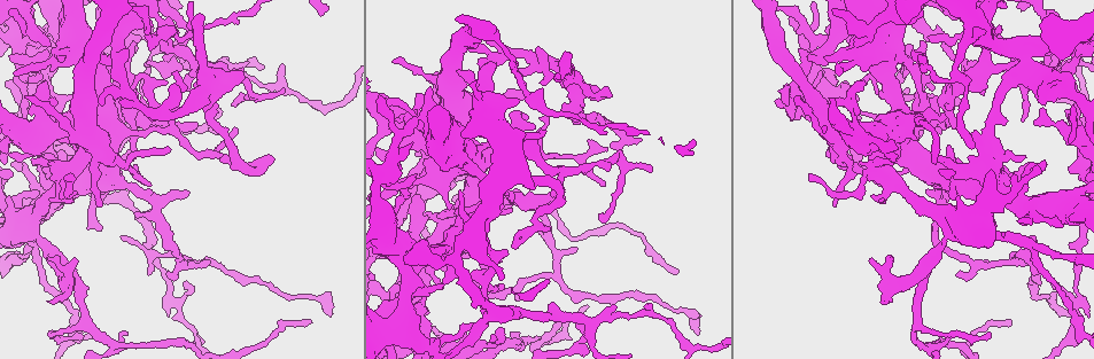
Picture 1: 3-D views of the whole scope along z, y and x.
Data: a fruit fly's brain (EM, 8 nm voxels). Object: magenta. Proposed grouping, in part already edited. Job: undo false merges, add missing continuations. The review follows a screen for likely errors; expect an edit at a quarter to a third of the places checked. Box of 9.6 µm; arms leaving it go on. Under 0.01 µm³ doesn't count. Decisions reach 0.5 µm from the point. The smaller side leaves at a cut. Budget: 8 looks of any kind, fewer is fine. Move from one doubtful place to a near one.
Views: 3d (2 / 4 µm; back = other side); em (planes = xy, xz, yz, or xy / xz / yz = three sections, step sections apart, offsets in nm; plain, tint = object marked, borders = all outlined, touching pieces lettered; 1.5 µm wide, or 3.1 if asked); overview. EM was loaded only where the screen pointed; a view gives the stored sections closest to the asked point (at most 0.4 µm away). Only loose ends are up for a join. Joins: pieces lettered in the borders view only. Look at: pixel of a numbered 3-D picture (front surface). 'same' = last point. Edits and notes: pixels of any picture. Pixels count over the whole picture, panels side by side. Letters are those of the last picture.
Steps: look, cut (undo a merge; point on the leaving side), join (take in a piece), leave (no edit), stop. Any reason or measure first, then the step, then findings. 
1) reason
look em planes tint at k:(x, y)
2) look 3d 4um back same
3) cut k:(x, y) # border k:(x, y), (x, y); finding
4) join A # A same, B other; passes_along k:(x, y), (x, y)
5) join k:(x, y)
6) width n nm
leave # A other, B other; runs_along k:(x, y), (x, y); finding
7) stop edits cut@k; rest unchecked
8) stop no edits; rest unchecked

branch stops here
look 3d 4um at 1:(920, 134)

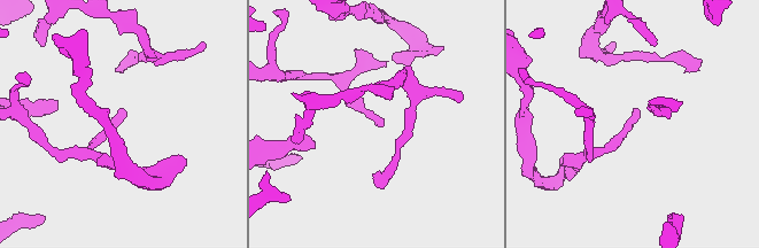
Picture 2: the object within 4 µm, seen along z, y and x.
need the tissue
look em xy step 8 borders at 2:(382, 125)

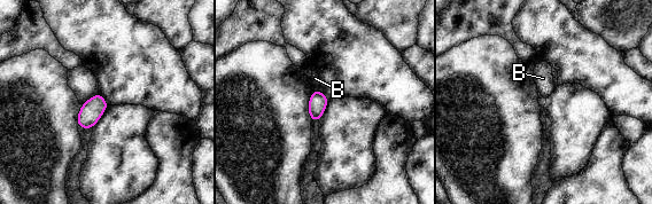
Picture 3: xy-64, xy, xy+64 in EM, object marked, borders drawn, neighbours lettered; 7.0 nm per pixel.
look em planes borders same

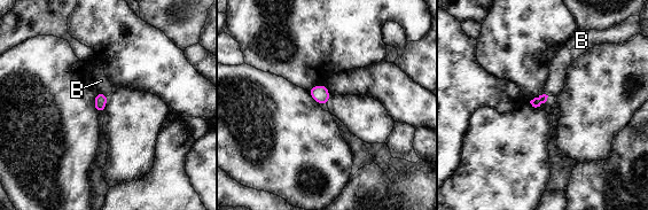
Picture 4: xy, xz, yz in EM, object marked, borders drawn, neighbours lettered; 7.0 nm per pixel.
leave # B other; none of them fits

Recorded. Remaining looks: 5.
an open end
look em planes borders at 1:(70, 96)

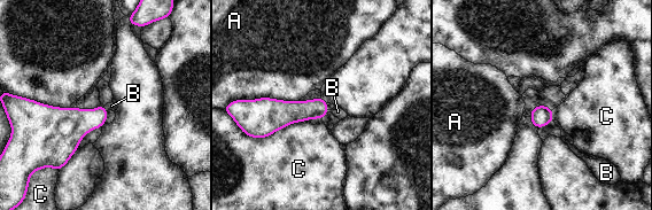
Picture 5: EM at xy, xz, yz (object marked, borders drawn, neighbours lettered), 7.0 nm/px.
join B # A other, B same, C other; passes_along 5:(74, 124), (105, 108), (111, 106); the neuron continues

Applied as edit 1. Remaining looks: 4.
look em xy step 4 tint at 1:(913, 140)

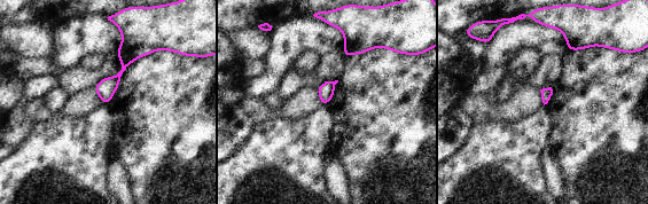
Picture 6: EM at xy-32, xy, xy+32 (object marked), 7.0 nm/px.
look em planes borders same

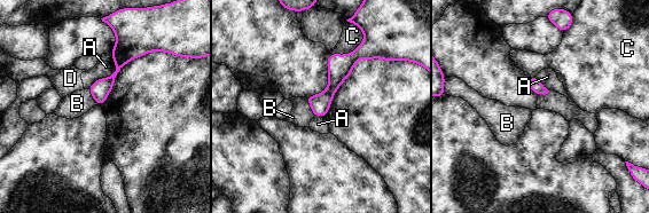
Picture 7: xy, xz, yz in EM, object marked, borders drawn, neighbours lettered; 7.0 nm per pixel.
leave # A other, B other, C other, D other; no lettered piece goes on from it

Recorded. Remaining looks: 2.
stop edits join@5; rest unchecked

